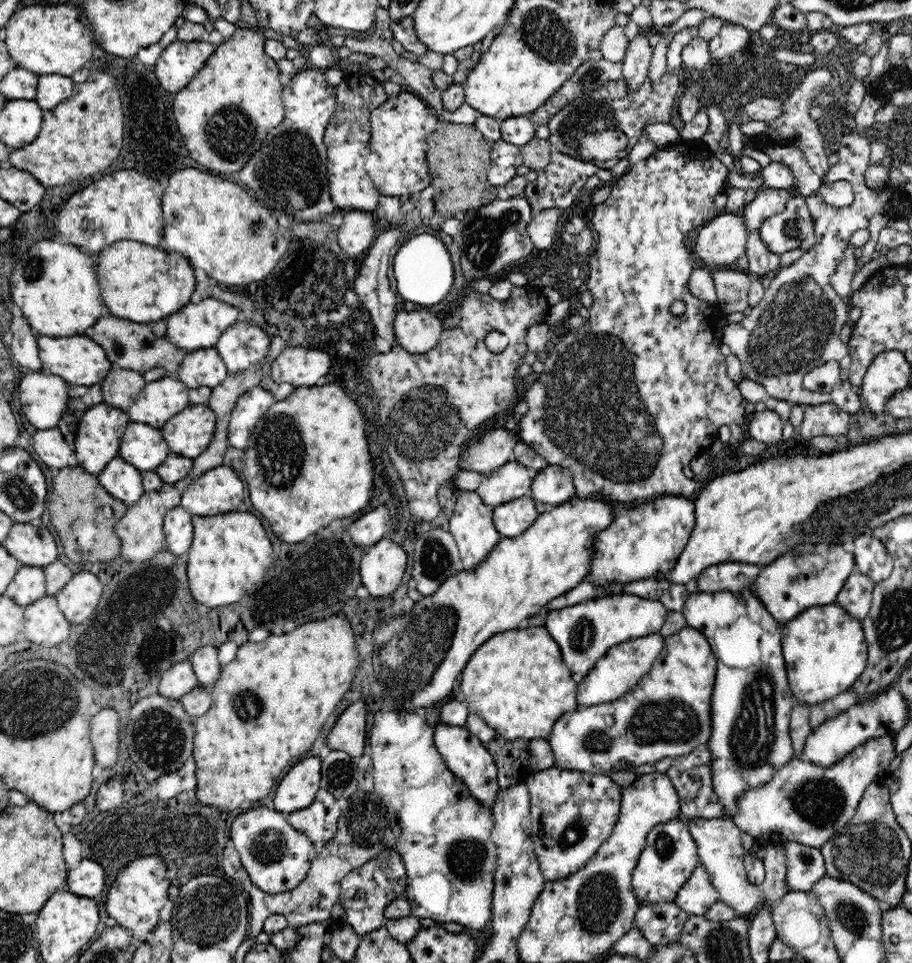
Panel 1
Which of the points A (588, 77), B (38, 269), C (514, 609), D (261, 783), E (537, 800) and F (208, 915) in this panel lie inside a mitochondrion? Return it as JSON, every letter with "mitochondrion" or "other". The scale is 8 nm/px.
{"A":"mitochondrion","B":"mitochondrion","C":"other","D":"other","E":"other","F":"mitochondrion"}

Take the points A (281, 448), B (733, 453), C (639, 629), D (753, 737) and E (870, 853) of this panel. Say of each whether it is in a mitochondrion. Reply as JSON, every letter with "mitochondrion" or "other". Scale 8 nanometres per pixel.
{"A":"mitochondrion","B":"other","C":"other","D":"mitochondrion","E":"mitochondrion"}

